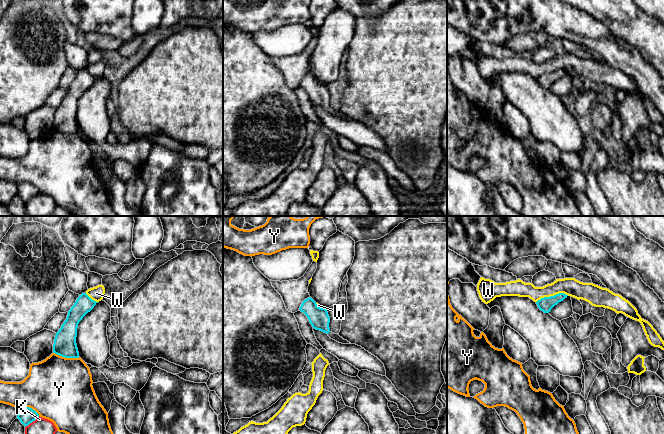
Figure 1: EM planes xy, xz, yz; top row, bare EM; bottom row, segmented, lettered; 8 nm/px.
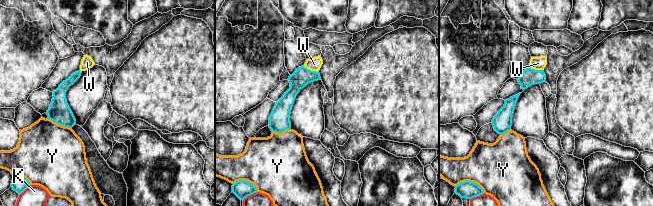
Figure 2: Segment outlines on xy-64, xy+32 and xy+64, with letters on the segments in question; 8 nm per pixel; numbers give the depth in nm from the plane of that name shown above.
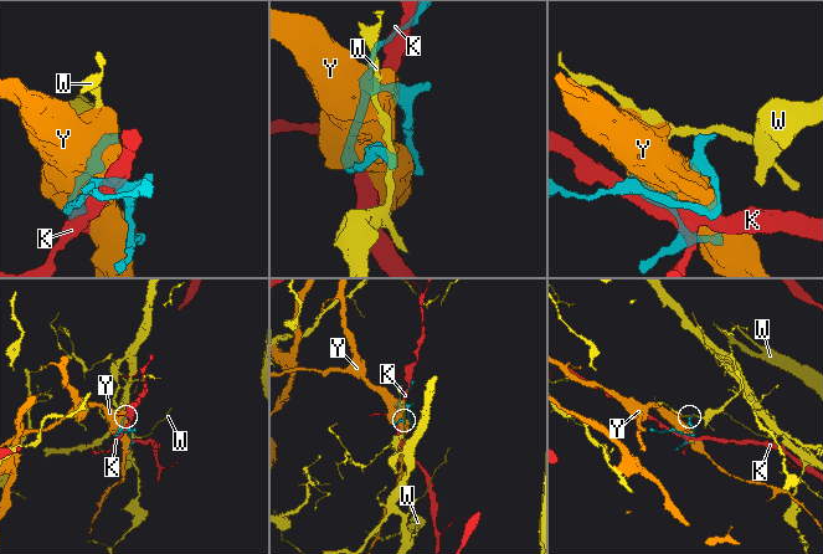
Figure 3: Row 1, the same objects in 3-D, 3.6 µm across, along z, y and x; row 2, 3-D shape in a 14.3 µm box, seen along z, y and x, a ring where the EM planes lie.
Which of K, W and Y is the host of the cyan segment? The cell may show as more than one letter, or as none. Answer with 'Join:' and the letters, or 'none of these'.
Join: none of these

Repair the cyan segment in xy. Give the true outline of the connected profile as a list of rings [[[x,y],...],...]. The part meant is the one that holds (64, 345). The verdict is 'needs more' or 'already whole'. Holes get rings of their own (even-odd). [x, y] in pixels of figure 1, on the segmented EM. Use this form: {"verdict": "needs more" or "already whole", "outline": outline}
{"verdict": "already whole", "outline": [[[86,293],[79,295],[68,311],[66,320],[55,335],[53,353],[65,358],[79,358],[76,344],[78,324],[97,303]]]}

